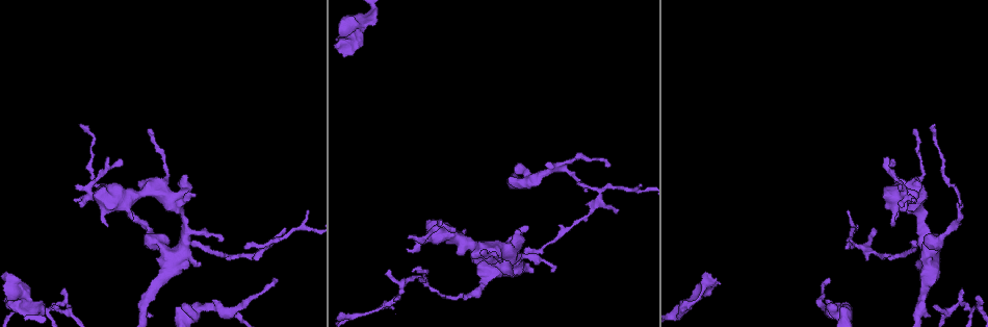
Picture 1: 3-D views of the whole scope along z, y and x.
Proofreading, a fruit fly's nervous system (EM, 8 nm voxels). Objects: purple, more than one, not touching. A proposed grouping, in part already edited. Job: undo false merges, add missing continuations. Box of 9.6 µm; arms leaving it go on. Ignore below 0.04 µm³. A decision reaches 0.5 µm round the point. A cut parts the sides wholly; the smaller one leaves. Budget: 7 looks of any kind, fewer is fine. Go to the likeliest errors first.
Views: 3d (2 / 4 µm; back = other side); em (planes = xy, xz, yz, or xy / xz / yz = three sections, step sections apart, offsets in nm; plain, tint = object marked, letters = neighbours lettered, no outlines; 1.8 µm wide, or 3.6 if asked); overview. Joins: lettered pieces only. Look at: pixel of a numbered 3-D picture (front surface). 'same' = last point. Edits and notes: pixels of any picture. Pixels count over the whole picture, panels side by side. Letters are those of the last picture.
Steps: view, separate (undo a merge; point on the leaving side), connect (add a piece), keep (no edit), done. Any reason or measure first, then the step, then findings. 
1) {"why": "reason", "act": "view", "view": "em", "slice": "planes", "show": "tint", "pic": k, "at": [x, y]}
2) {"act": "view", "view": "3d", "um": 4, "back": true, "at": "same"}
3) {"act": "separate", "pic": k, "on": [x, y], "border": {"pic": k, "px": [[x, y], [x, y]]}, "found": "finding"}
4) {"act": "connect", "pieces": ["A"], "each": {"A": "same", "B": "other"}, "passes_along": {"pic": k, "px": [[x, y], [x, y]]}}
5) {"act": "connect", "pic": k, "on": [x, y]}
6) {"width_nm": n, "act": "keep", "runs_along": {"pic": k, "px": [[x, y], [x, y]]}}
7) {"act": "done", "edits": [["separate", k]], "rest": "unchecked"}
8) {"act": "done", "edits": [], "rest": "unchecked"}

{"why": "branch stops here", "act": "view", "view": "em", "slice": "planes", "show": "letters", "pic": 1, "at": [518, 164]}

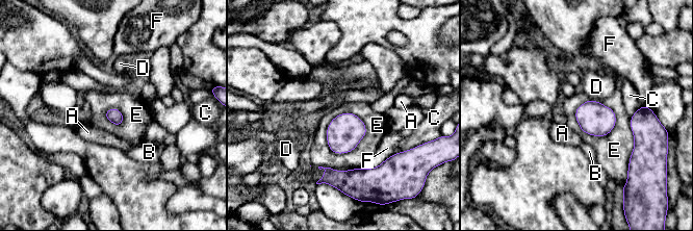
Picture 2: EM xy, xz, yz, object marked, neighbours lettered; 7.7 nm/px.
{"longest_contact_nm": ["E", 360], "act": "keep", "each": {"A": "other", "B": "other", "C": "other", "D": "other", "E": "other", "F": "other"}, "found": "no lettered piece goes on from it"}

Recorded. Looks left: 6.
{"why": "free end", "act": "view", "view": "3d", "um": 2, "pic": 1, "at": [42, 302]}

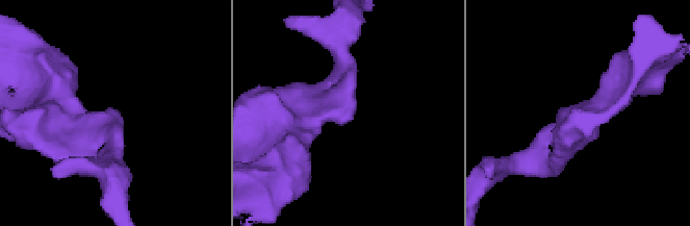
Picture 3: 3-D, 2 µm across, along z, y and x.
{"act": "view", "view": "em", "slice": "planes", "show": "letters", "pic": 3, "at": [351, 83]}

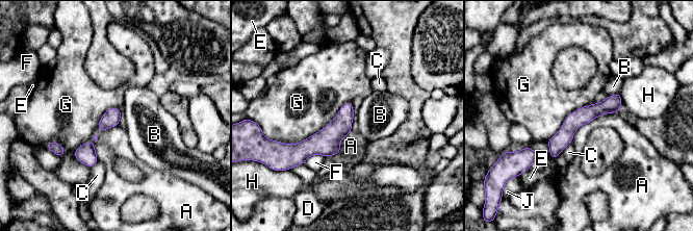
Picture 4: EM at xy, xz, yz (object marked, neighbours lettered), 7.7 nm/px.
{"act": "keep", "each": {"A": "other", "B": "other", "C": "other", "D": "other", "E": "other", "F": "other", "G": "other", "H": "other", "J": "other"}, "border": {"pic": 4, "px": [[617, 111], [583, 124], [570, 144]]}, "found": "none of them fits"}

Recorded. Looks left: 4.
{"why": "thin end", "act": "view", "view": "3d", "um": 2, "back": true, "pic": 1, "at": [220, 240]}

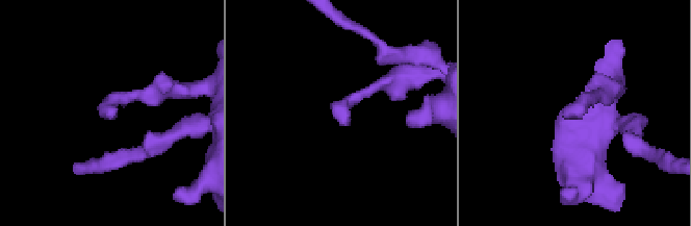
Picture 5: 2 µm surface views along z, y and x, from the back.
{"act": "view", "view": "em", "slice": "planes", "show": "plain", "pic": 5, "at": [112, 112]}

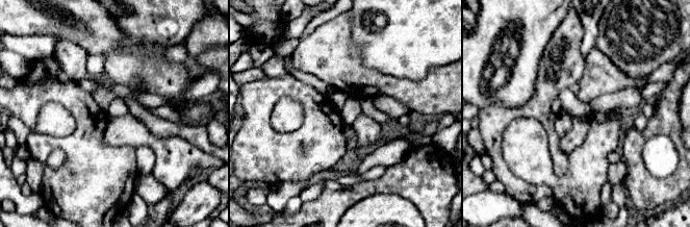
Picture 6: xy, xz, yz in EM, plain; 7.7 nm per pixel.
{"act": "view", "view": "em", "slice": "planes", "show": "letters", "at": "same"}

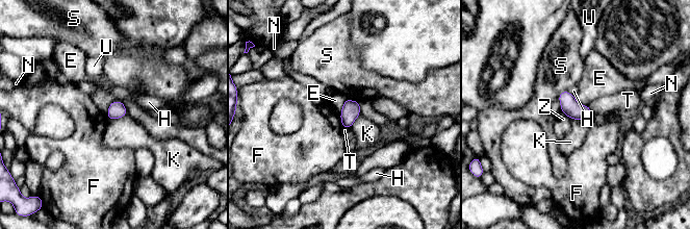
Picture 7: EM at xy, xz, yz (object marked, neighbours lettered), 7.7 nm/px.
{"width_nm": 140, "act": "keep", "each": {"E": "other", "F": "other", "H": "other", "K": "other", "N": "other", "S": "other", "T": "other", "U": "other", "Z": "other"}, "border": {"pic": 7, "px": [[126, 106], [112, 101], [106, 115]]}, "found": "no lettered piece goes on from it"}

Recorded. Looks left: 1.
{"act": "done", "edits": [], "rest": "unchecked"}

